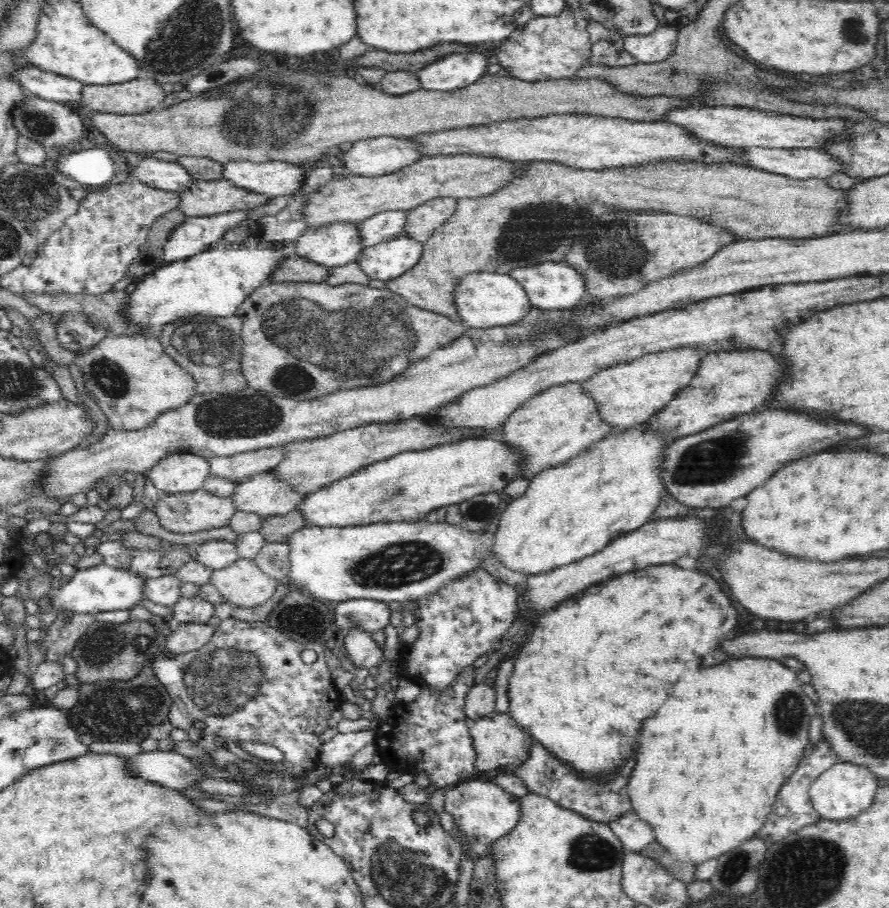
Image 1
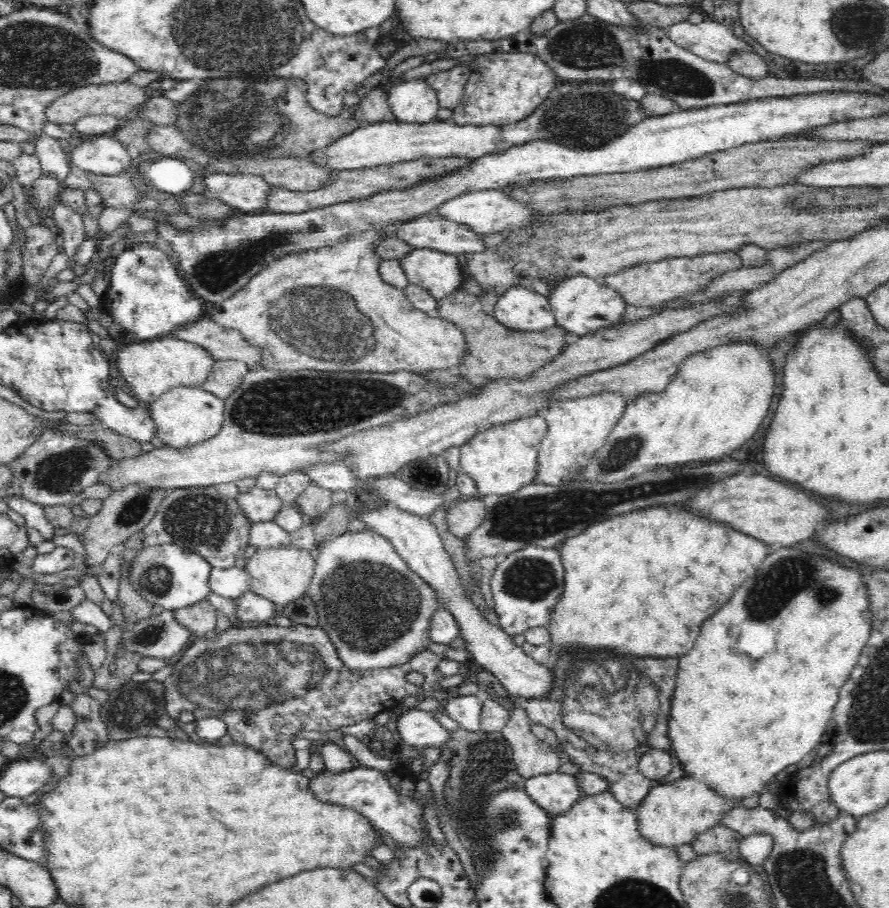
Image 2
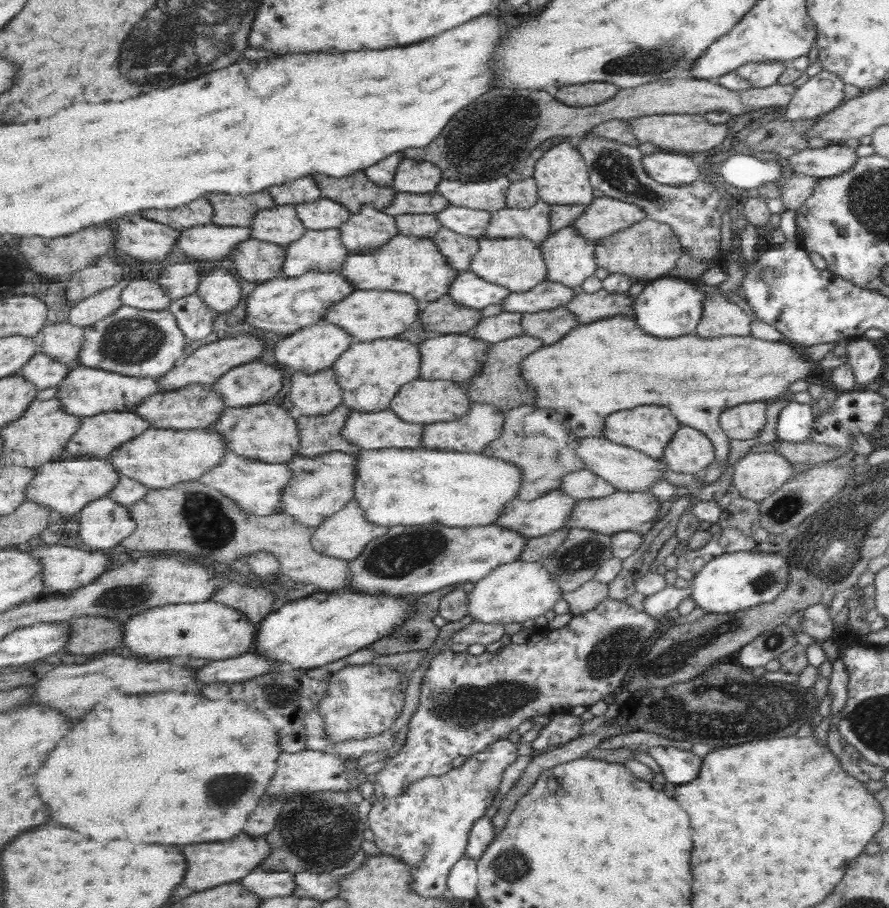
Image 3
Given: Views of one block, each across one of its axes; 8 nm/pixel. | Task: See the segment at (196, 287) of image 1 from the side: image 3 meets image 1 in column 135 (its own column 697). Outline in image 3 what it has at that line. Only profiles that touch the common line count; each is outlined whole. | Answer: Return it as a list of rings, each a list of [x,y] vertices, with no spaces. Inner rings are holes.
[[[661,278],[653,282],[643,282],[643,290],[633,300],[633,320],[643,334],[653,338],[681,338],[695,336],[695,328],[701,318],[701,302],[703,294],[693,288],[693,282],[681,282],[677,278]]]

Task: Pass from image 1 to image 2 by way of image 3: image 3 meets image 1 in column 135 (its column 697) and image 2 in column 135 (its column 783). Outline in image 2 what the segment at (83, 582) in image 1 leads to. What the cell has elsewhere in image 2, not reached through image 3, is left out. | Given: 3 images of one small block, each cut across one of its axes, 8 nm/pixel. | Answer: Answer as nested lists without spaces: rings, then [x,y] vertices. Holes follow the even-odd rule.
[[[160,544],[140,550],[136,552],[136,558],[130,566],[132,586],[138,588],[138,592],[150,604],[154,606],[160,604],[166,610],[180,610],[208,600],[208,596],[212,594],[210,574],[212,574],[212,564],[206,558],[176,544]]]

